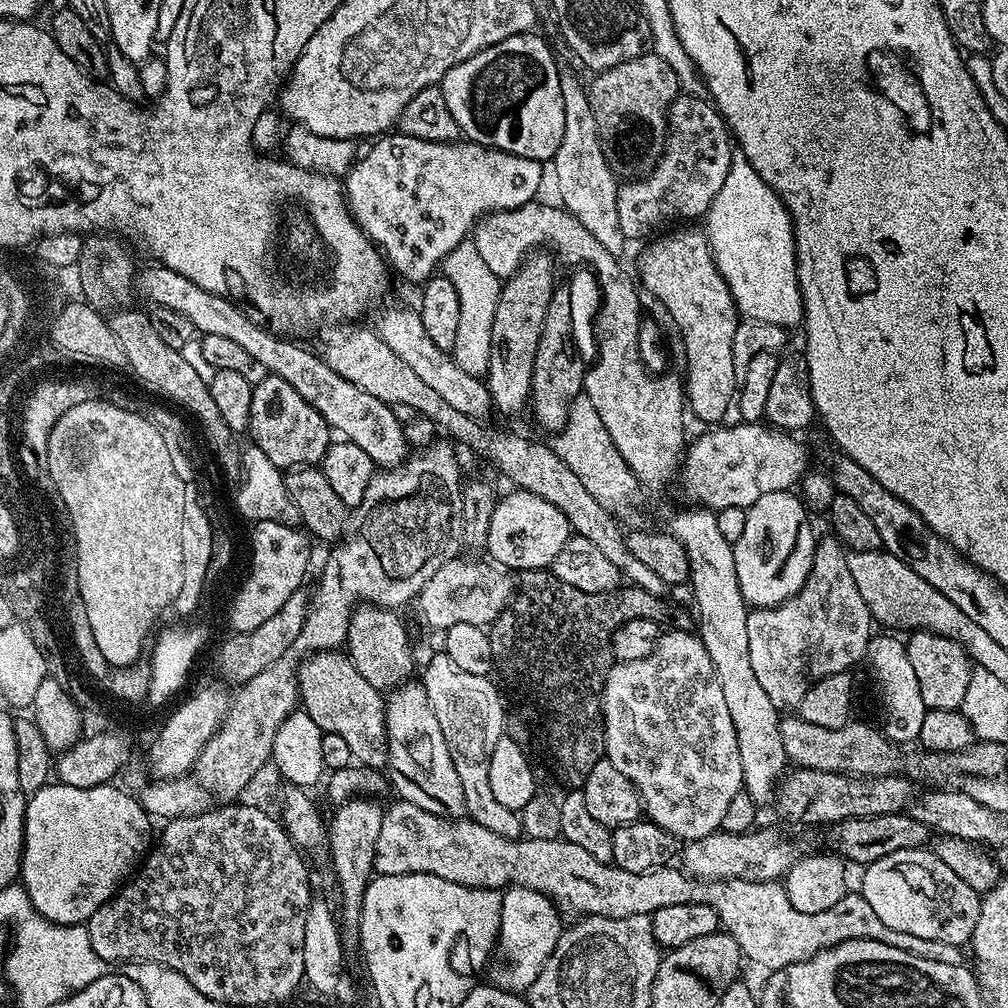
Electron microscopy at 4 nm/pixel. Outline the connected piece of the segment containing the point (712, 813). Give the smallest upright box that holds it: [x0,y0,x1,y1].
[602,631,744,842]

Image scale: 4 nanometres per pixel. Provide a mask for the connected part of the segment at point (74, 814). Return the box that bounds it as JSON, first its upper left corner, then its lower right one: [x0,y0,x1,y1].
[19,782,153,922]

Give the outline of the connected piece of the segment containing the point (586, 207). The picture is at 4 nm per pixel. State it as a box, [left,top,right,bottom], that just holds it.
[550,70,626,254]

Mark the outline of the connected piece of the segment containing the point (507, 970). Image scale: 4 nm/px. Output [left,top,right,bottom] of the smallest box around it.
[490,885,564,994]

